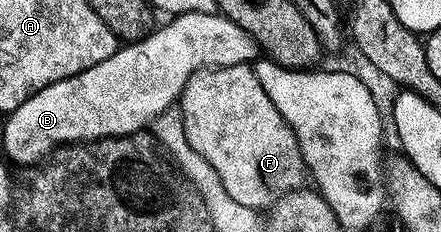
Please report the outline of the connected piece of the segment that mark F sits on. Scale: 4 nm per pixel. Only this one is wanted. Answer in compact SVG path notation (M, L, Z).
M248 64L200 69L191 74L181 90L180 109L184 144L215 167L239 203L268 211L276 201L306 184L307 166L292 127L276 110Z

